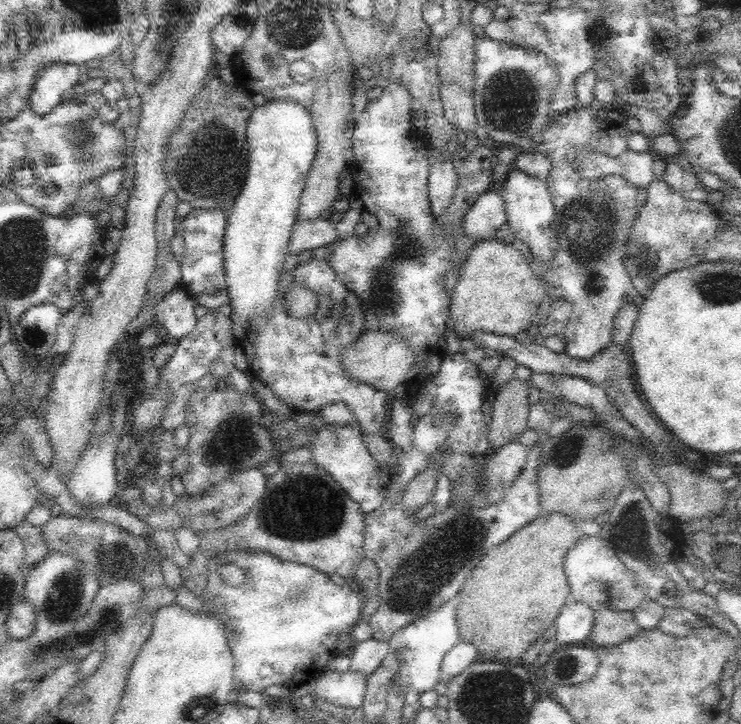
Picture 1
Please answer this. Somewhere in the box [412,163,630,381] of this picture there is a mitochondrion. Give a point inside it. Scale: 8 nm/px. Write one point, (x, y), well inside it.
(589, 230)

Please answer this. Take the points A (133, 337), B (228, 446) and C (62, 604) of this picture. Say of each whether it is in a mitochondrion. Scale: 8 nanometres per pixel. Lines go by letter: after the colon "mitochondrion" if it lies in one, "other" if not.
A: other
B: mitochondrion
C: mitochondrion

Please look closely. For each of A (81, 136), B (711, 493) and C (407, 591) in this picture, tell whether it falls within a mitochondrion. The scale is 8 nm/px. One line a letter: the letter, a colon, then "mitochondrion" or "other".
A: mitochondrion
B: other
C: mitochondrion

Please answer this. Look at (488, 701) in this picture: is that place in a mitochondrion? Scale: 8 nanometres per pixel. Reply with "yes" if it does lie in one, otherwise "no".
yes

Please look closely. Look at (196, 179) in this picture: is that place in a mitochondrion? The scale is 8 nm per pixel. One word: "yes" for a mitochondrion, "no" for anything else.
yes

